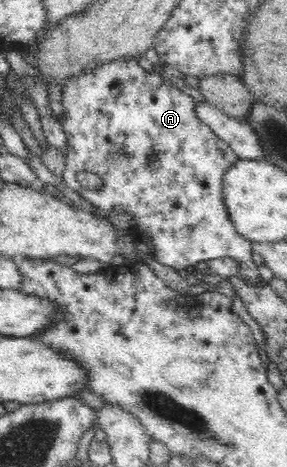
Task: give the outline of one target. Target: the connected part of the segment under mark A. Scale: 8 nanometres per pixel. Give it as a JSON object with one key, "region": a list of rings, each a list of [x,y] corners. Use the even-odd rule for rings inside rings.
{"region":[[[119,58],[115,62],[107,62],[103,66],[97,66],[95,70],[89,70],[89,72],[85,72],[81,76],[69,78],[66,86],[63,87],[62,104],[64,113],[59,117],[59,120],[67,138],[66,166],[62,174],[62,179],[71,190],[75,190],[75,192],[85,197],[94,207],[100,208],[105,212],[119,212],[119,214],[131,215],[133,220],[135,220],[135,224],[130,229],[134,238],[137,239],[142,234],[148,235],[153,243],[154,258],[165,266],[171,266],[177,272],[181,268],[195,267],[198,262],[213,262],[215,258],[229,257],[238,262],[238,275],[244,278],[249,286],[257,286],[261,282],[262,278],[259,275],[259,268],[251,259],[253,242],[237,233],[237,229],[235,229],[235,225],[233,225],[229,217],[222,197],[223,175],[226,170],[229,170],[229,167],[235,165],[235,162],[239,158],[229,145],[227,145],[227,142],[223,142],[203,121],[199,121],[196,112],[197,103],[185,91],[184,87],[168,79],[164,74],[146,72],[139,64],[138,58]],[[79,172],[93,172],[93,174],[97,174],[103,181],[103,187],[101,189],[91,190],[81,186],[81,182],[77,180],[77,174]]]}

